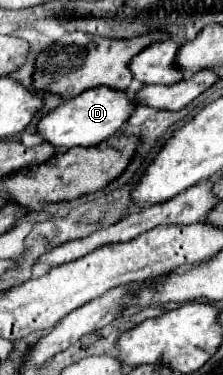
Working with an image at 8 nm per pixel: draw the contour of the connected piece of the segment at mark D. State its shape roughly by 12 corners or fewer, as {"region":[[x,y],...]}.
{"region":[[94,87],[46,113],[38,133],[56,149],[92,147],[138,101]]}

